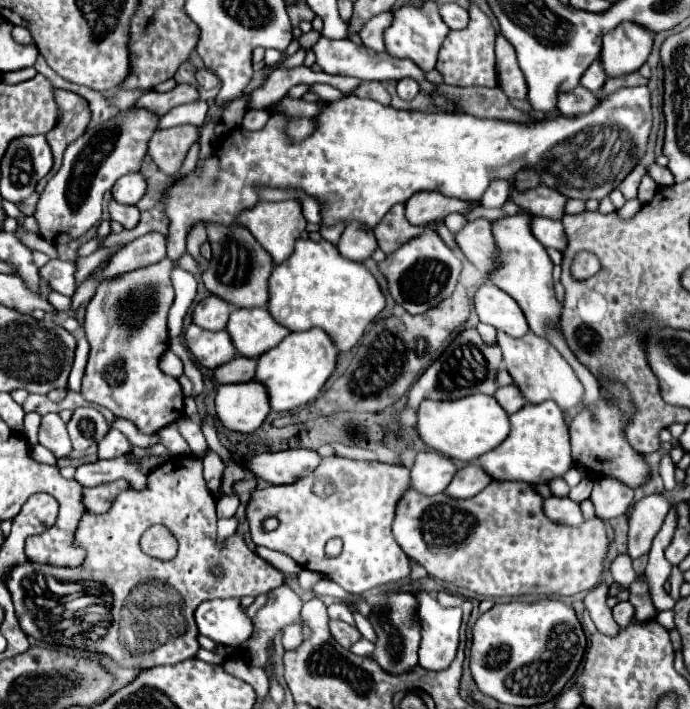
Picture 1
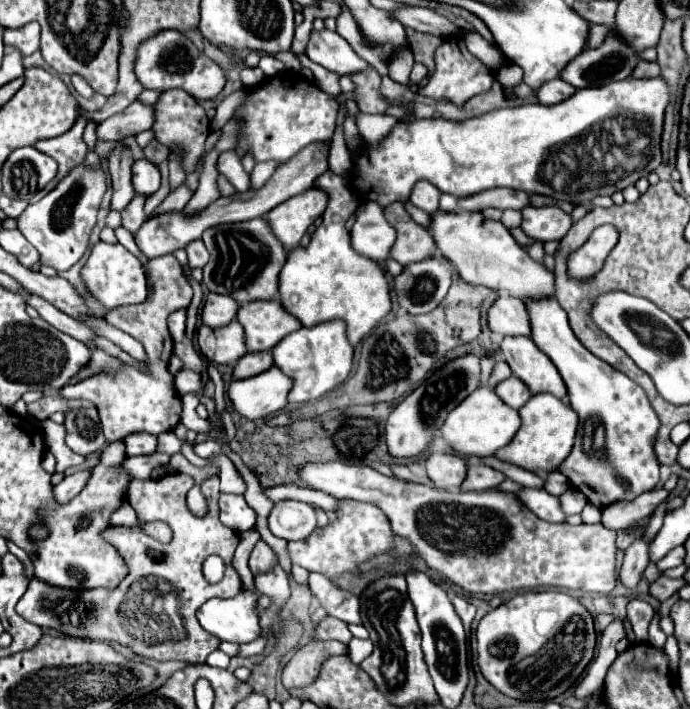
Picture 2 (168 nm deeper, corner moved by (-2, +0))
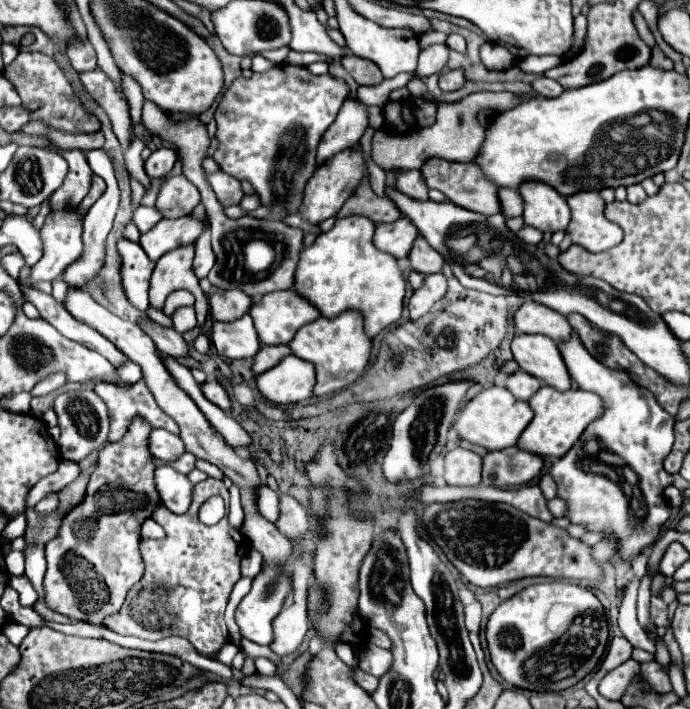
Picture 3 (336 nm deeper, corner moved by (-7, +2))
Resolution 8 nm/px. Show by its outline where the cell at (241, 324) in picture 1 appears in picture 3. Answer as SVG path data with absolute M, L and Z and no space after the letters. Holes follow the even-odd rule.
M275 291L257 299L249 311L263 345L289 343L297 329L319 319L315 305L305 301L297 291Z

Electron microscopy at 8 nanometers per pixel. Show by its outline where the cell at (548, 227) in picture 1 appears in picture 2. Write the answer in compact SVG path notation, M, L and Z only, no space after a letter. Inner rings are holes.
M528 205L522 209L522 231L536 239L536 241L560 241L572 225L572 219L568 213L564 213L560 207L532 207Z

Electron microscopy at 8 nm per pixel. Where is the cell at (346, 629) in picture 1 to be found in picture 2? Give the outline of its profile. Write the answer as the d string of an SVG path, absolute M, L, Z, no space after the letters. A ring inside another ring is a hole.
M328 641L328 643L308 643L294 653L288 665L282 671L282 683L286 689L300 687L312 683L318 675L322 661L330 655L348 653L348 645L342 641Z

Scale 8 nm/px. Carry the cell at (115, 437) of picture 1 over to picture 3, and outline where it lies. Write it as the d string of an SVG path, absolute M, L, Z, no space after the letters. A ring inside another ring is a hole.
M153 429L149 437L149 449L161 461L175 461L185 453L185 445L179 435L167 433L163 429Z

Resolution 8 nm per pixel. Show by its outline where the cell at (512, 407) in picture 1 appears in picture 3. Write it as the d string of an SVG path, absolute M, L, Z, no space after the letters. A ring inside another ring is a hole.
M519 369L519 371L511 373L511 377L505 379L505 387L507 387L517 399L527 401L527 399L531 399L531 395L541 387L541 381Z

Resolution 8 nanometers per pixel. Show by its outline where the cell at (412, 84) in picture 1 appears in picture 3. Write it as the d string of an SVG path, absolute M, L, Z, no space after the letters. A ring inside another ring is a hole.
M445 43L443 45L429 45L419 55L417 77L427 77L433 73L439 73L445 67L447 59L449 59L449 47Z

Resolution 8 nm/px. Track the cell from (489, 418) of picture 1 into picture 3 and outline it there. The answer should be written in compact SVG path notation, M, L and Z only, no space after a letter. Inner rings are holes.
M487 387L475 399L471 399L457 415L453 429L459 433L461 439L467 439L475 445L485 447L487 451L499 451L513 447L523 433L523 429L533 419L533 409L527 401L517 401L507 387Z

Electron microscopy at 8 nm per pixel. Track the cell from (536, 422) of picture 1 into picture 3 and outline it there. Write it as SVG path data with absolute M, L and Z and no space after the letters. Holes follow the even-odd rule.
M543 385L529 401L529 405L535 411L535 417L531 425L523 431L523 437L519 437L517 447L527 449L531 453L537 453L541 457L563 457L573 443L581 437L585 427L599 419L603 415L603 401L599 395L583 389L569 389L569 391L557 391L549 385Z

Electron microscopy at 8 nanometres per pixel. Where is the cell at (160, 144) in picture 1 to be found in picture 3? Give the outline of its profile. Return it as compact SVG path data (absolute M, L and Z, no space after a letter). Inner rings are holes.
M185 175L169 177L169 181L165 177L155 201L155 209L167 219L177 219L189 215L199 201L199 191L195 185L191 185L191 181L187 181Z

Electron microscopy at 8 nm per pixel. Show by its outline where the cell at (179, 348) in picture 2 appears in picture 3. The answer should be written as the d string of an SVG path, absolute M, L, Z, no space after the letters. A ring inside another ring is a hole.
M155 323L143 325L141 329L143 329L143 333L147 333L153 339L153 343L157 345L157 349L161 353L167 353L173 357L185 357L187 355L187 343L179 333L175 333L175 329L165 329L165 327L155 325Z

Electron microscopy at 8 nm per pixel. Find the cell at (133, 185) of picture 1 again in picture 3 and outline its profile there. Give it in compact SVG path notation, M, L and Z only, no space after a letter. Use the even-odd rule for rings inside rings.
M161 147L153 151L151 157L145 161L145 173L149 177L165 177L173 169L175 161L177 161L177 151Z

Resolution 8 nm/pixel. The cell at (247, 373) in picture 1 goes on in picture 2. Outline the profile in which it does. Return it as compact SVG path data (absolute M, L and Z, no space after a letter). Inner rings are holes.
M246 353L234 367L232 379L248 379L254 377L274 365L274 359L270 353Z

